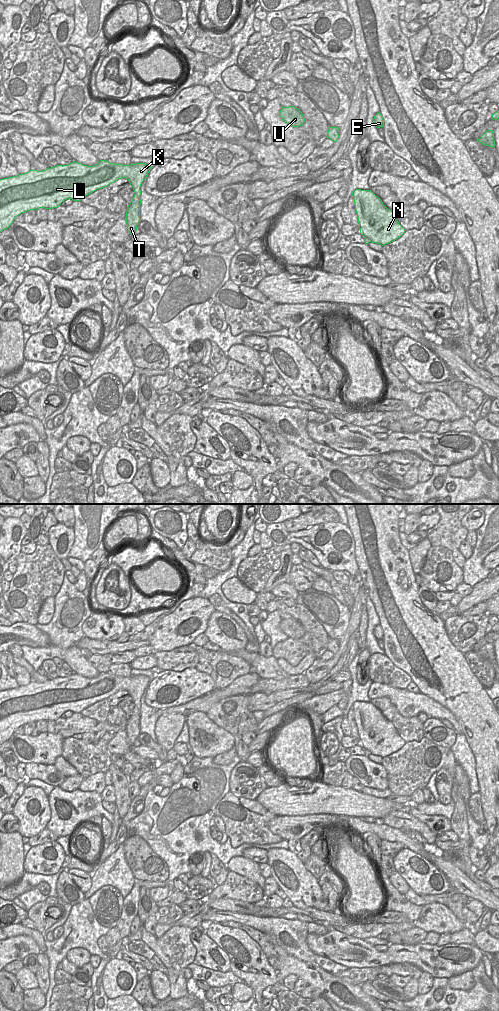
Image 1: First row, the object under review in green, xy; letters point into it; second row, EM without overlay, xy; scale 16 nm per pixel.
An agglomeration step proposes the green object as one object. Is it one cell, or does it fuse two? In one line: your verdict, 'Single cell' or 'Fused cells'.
Single cell.

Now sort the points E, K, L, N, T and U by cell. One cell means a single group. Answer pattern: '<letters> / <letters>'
E K L N T U

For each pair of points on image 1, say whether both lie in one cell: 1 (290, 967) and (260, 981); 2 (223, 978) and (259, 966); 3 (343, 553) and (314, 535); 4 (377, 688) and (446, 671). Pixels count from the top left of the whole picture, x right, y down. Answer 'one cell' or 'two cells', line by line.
1: two cells
2: two cells
3: one cell
4: two cells

